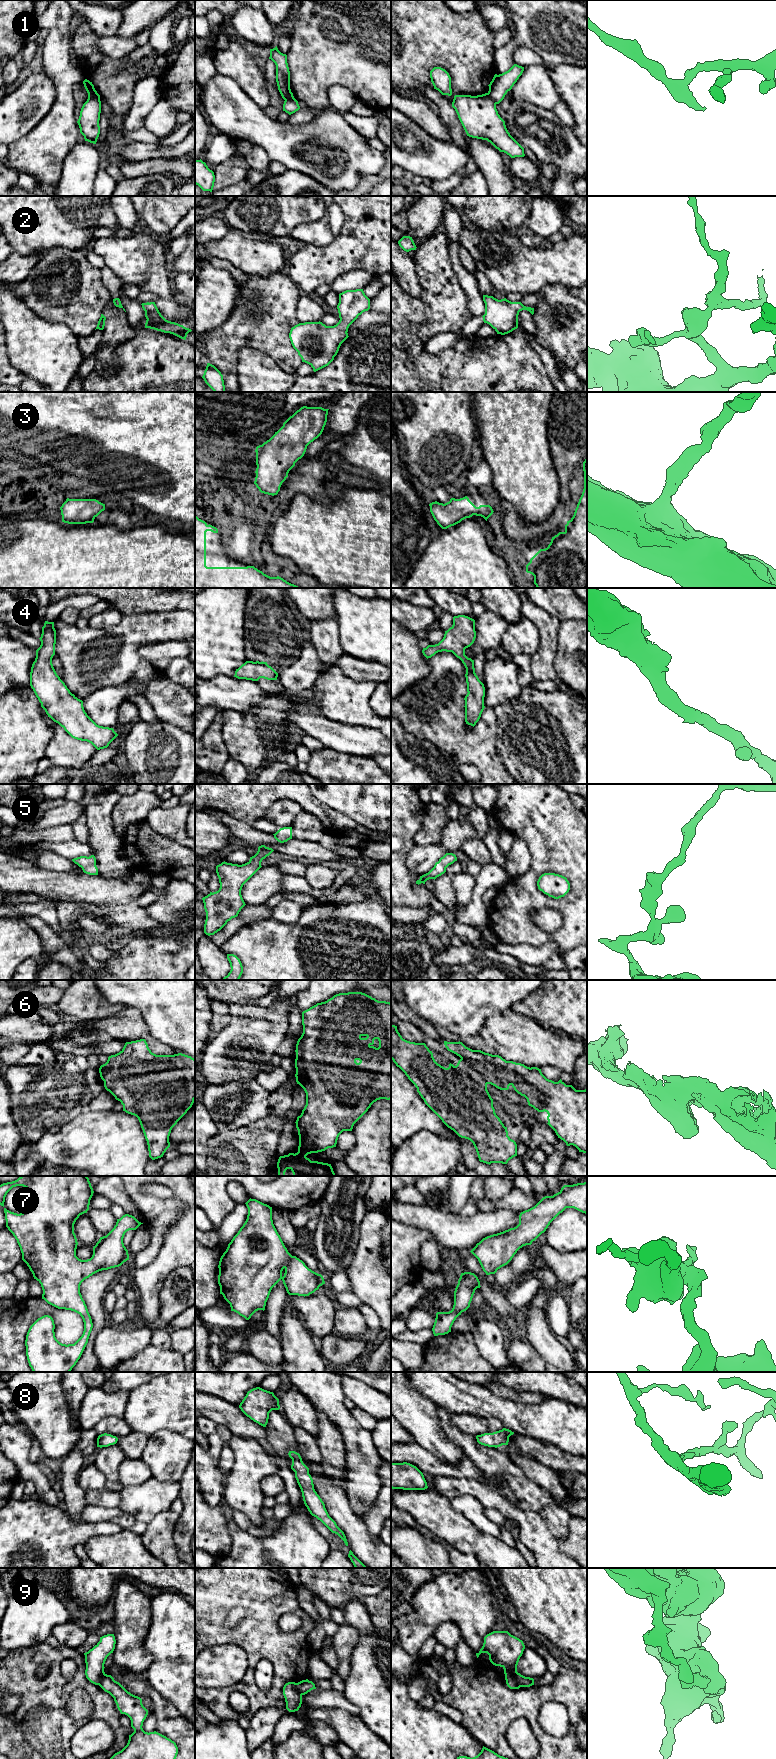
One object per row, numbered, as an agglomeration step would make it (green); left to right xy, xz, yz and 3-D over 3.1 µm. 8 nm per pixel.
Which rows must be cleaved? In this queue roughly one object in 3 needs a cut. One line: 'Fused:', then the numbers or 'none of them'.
Fused: 1, 9

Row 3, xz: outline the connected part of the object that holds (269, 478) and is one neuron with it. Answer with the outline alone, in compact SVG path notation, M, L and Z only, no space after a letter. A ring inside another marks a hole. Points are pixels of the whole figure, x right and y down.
M303 406L262 445L256 447L254 484L261 493L277 495L289 471L307 446L323 432L329 409Z

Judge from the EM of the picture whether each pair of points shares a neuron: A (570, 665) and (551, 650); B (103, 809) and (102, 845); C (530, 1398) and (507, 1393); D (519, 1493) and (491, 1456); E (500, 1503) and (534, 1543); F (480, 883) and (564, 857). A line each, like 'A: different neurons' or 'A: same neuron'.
A: different neurons
B: same neuron
C: same neuron
D: same neuron
E: same neuron
F: different neurons

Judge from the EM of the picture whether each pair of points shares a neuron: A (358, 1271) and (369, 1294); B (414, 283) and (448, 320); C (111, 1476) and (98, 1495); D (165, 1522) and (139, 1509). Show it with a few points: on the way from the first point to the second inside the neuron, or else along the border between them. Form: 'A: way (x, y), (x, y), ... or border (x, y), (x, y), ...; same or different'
A: way (364, 1277), (369, 1282), (369, 1288); same
B: border (416, 269), (422, 288), (422, 294), (416, 298); different
C: border (105, 1487), (119, 1492); different
D: border (169, 1508), (159, 1512), (147, 1524); different

